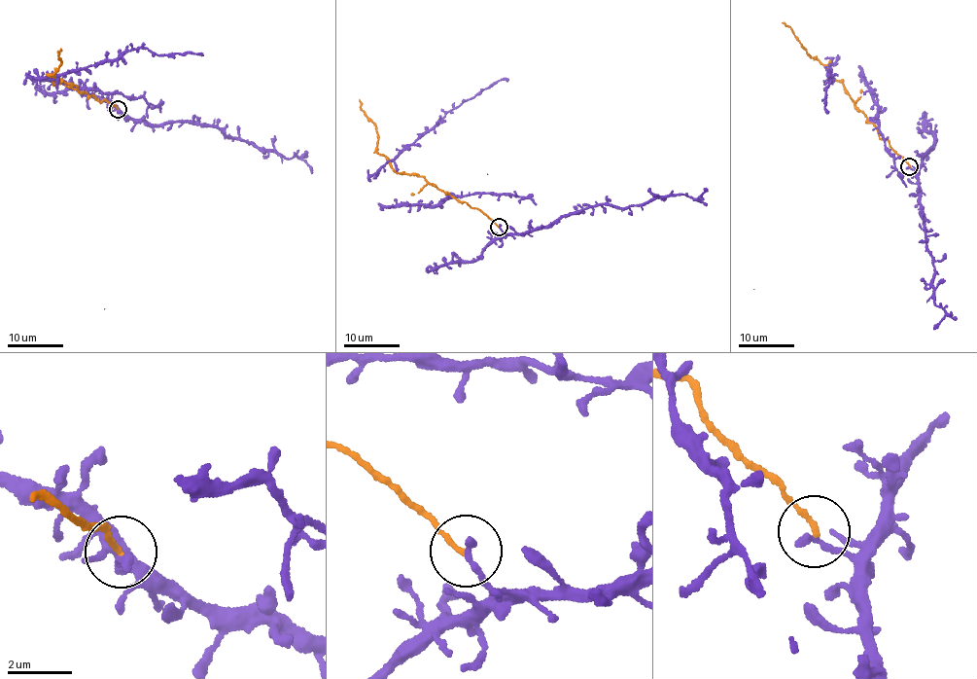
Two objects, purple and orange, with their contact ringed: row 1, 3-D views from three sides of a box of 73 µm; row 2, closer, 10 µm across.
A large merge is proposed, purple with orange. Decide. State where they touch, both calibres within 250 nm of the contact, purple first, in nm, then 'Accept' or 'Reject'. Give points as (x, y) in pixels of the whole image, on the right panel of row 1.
Place: (909, 166). Thickness 260 nm (purple) against 160 nm. Reject

